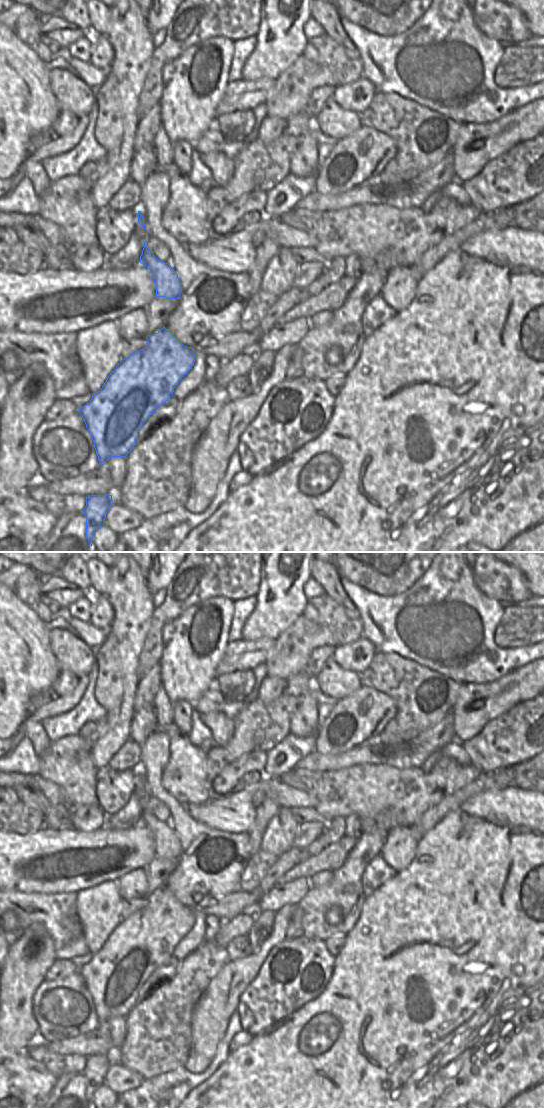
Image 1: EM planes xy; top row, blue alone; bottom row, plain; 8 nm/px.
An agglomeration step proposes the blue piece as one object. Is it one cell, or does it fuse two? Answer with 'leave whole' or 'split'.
split

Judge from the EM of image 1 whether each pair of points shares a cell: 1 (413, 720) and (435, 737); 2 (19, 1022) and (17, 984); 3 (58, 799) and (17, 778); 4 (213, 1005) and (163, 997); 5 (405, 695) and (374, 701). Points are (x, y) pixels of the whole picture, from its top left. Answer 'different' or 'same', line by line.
1: different
2: same
3: same
4: different
5: different

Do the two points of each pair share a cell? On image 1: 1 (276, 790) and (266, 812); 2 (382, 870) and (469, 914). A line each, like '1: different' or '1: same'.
1: different
2: different

